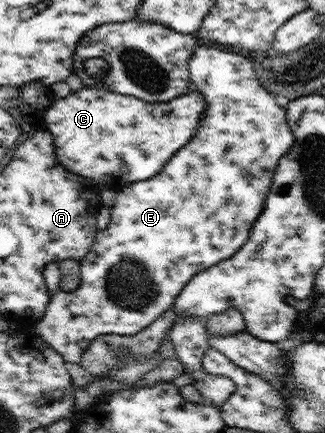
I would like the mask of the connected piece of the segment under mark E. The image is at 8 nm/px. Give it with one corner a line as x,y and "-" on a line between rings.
207,42
206,45
198,45
194,54
189,60
189,73
192,84
204,95
206,100
206,110
200,119
196,133
192,139
186,143
178,152
175,152
167,161
166,166
162,168
158,175
152,176
148,180
138,180
136,182
125,185
125,187
117,192
114,204
111,206
111,219
104,223
96,234
96,240
92,243
89,253
81,260
81,279
78,288
71,290
69,293
53,292
50,302
46,307
42,320
37,321
35,333
50,345
60,356
63,356
65,362
81,362
81,354
88,348
88,345
100,335
128,335
138,334
142,329
152,324
158,317
163,315
169,308
173,307
175,300
178,298
180,291
185,284
190,282
194,275
218,264
221,260
229,259
243,244
246,244
252,232
252,224
258,220
258,216
262,214
264,202
268,196
276,168
280,160
287,154
295,143
295,137
288,125
287,113
282,106
278,106
276,98
271,92
268,92
254,78
256,74
256,66
243,55
226,52
215,48
214,44

